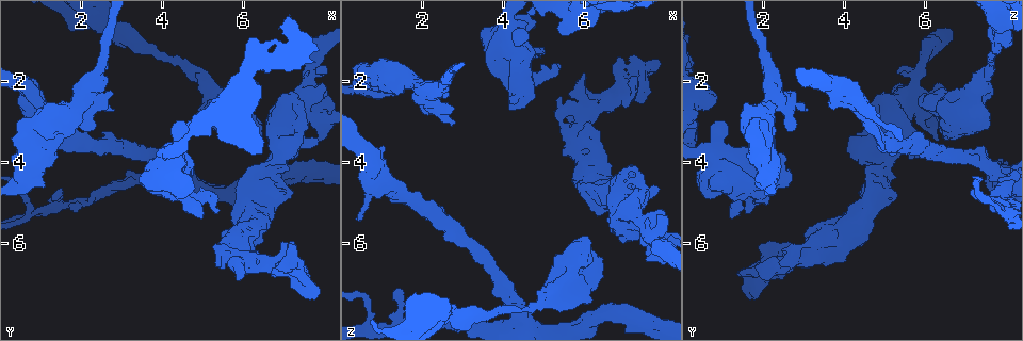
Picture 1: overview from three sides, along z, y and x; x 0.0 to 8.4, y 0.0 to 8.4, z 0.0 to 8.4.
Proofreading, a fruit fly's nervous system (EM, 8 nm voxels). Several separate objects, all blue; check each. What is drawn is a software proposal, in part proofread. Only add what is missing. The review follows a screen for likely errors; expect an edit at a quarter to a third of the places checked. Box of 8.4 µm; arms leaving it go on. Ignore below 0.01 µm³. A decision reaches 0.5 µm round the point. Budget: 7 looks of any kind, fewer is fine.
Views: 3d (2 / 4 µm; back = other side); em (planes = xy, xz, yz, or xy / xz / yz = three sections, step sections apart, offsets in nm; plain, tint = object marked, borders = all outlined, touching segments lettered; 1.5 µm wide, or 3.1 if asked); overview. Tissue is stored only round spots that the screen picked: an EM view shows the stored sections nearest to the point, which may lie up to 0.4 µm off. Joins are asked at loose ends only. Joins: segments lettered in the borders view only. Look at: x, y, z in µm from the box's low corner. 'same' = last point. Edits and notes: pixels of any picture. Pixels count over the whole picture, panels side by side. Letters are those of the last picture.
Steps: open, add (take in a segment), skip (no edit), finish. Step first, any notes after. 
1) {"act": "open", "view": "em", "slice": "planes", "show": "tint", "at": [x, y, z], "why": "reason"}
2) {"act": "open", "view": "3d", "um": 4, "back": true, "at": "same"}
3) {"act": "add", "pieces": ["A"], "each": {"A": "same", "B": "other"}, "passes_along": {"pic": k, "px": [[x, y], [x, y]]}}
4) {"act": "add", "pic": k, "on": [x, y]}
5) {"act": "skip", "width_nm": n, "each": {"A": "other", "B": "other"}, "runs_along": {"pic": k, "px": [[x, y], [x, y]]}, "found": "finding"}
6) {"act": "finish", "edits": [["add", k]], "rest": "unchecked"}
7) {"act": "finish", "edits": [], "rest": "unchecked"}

{"act": "open", "view": "em", "slice": "planes", "show": "borders", "at": [5.95, 6.60, 1.80], "why": "branch stops here"}

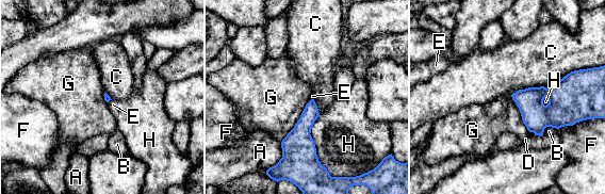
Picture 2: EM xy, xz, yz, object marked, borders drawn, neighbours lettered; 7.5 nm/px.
{"act": "skip", "each": {"A": "other", "B": "other", "C": "other", "D": "other", "E": "other", "F": "other", "G": "other", "H": "other"}, "border": {"pic": 2, "px": [[311, 98], [294, 127], [280, 142]]}, "found": "none of them fits"}

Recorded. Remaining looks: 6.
{"act": "open", "view": "em", "slice": "xz", "step": 8, "show": "tint", "at": [6.35, 3.40, 6.40]}

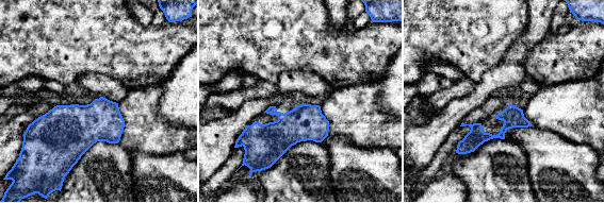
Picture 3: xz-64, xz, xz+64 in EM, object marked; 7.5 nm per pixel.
{"act": "open", "view": "em", "slice": "xz", "step": 8, "show": "borders", "at": "same"}

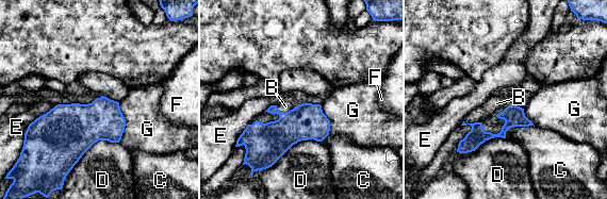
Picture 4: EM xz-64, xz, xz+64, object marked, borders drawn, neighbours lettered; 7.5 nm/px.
{"act": "add", "pieces": ["B"], "each": {"B": "same", "C": "other", "D": "other", "E": "other", "F": "other", "G": "other"}, "passes_along": {"pic": 4, "px": [[271, 141], [285, 112], [285, 106]]}, "found": "the cell continues"}

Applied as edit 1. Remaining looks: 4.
{"act": "open", "view": "em", "slice": "xy", "step": 4, "show": "borders", "at": [1.05, 2.65, 3.70], "why": "stops while still wide"}

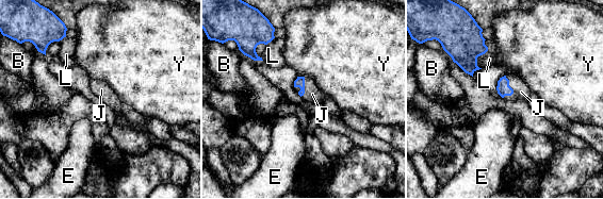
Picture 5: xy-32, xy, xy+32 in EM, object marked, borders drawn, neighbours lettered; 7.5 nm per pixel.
{"act": "open", "view": "em", "slice": "planes", "show": "borders", "at": "same", "why": "cut it another way"}

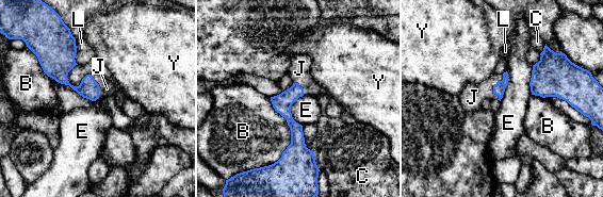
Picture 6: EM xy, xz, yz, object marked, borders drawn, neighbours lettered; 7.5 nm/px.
{"act": "add", "pieces": ["J"], "each": {"B": "other", "C": "other", "E": "other", "J": "same", "L": "other", "Y": "other"}, "found": "it goes on there"}

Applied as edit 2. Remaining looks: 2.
{"act": "finish", "edits": [["add", 4], ["add", 6]], "rest": "unchecked"}

